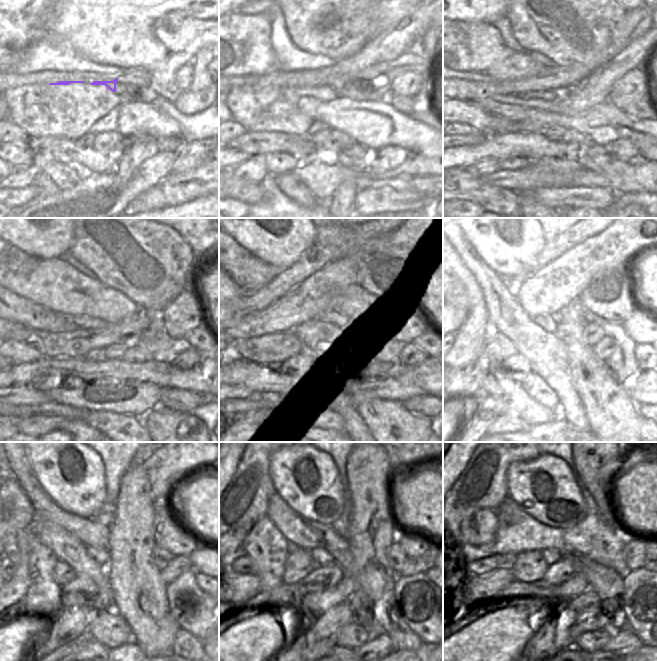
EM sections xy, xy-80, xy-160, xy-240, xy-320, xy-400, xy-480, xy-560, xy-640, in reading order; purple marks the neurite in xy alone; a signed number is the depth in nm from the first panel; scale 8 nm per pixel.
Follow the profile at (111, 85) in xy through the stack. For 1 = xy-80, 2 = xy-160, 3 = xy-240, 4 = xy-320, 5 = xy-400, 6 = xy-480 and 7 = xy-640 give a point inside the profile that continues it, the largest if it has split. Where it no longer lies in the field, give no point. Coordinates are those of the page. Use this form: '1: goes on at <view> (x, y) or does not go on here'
1: goes on at xy-80 (390, 44)
2: goes on at xy-160 (463, 89)
3: does not go on here
4: does not go on here
5: does not go on here
6: does not go on here
7: does not go on here

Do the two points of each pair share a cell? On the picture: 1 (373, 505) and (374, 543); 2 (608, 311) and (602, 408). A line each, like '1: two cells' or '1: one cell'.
1: one cell
2: two cells

